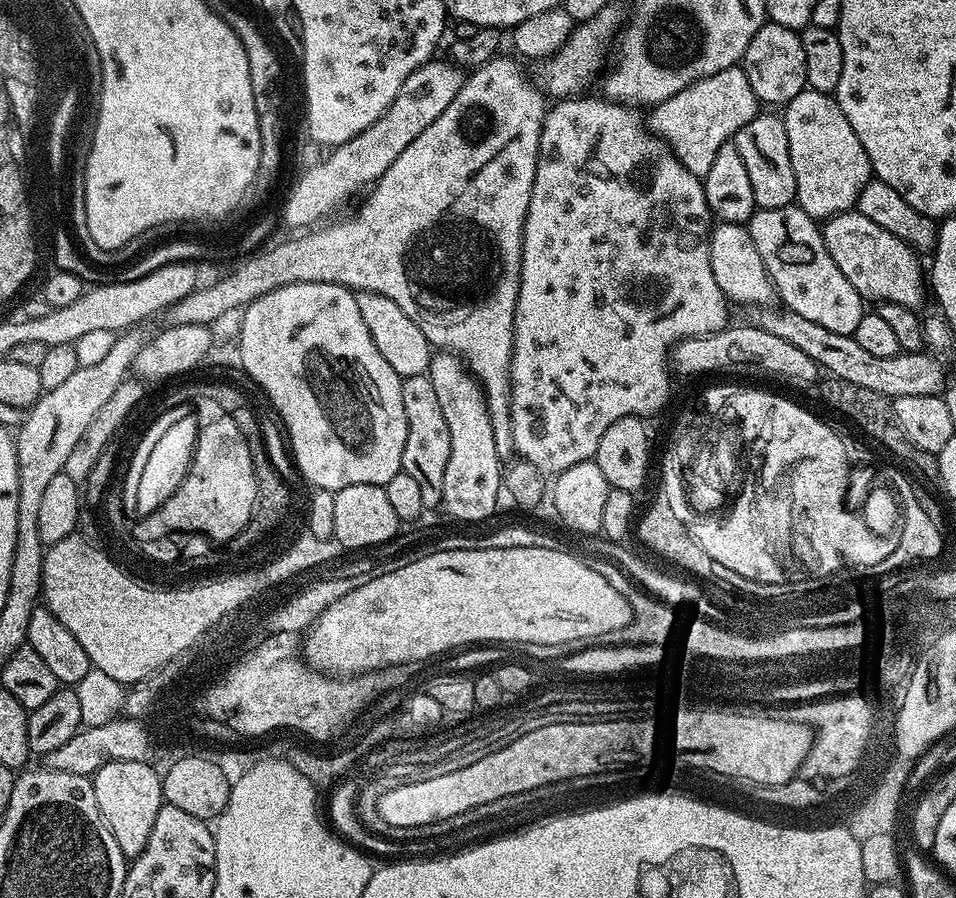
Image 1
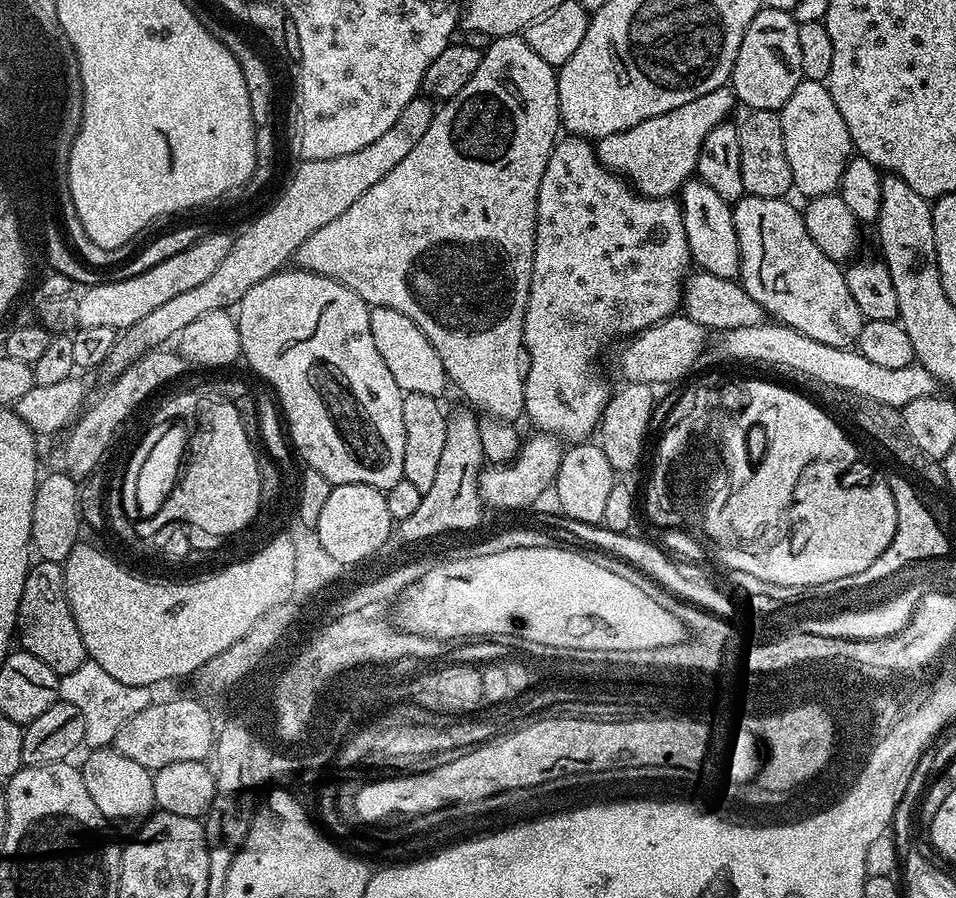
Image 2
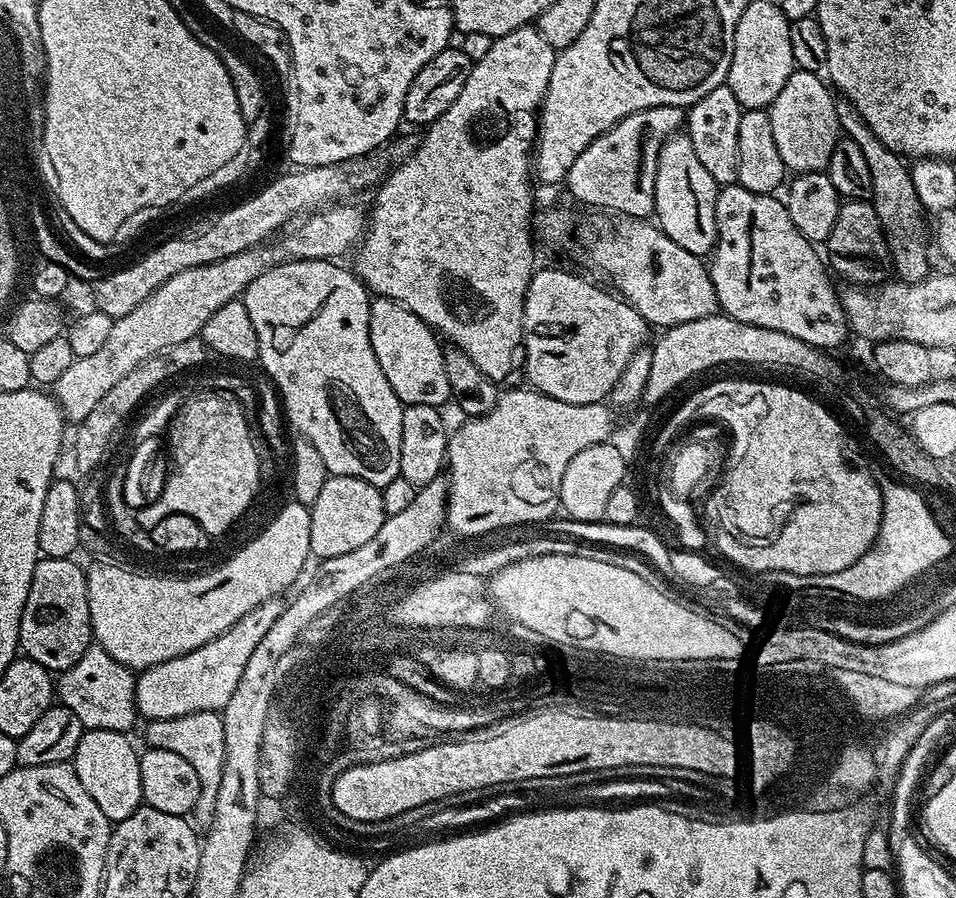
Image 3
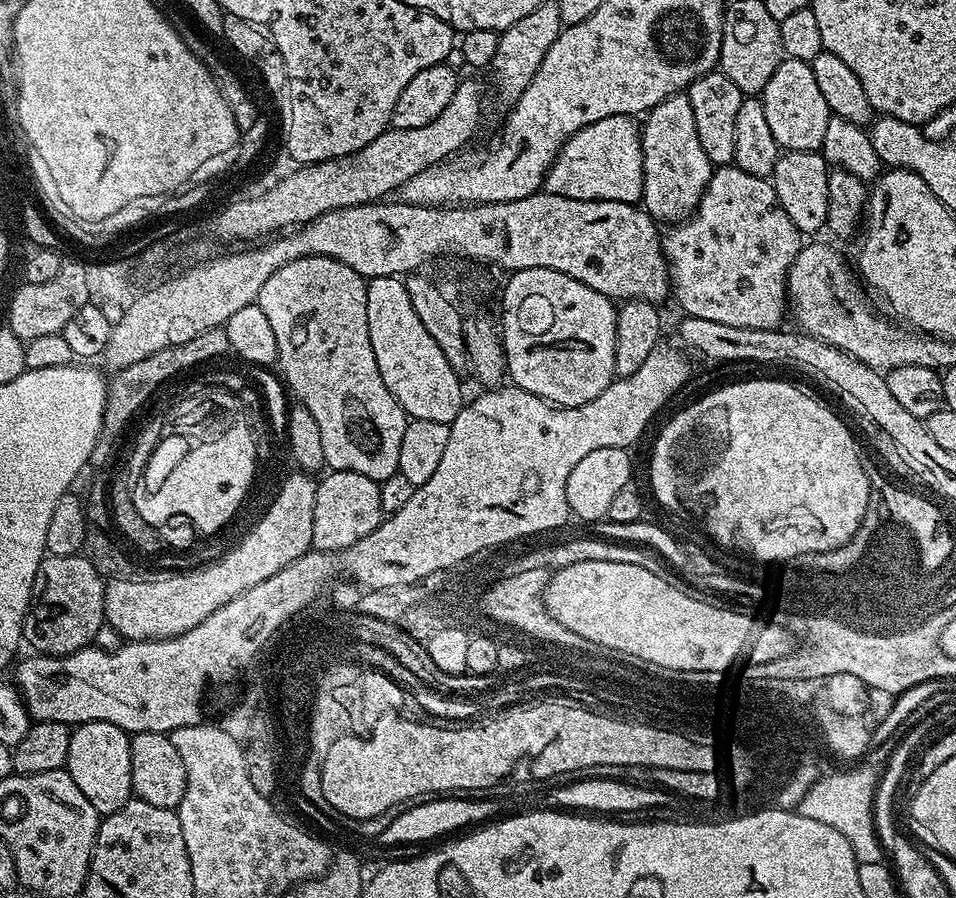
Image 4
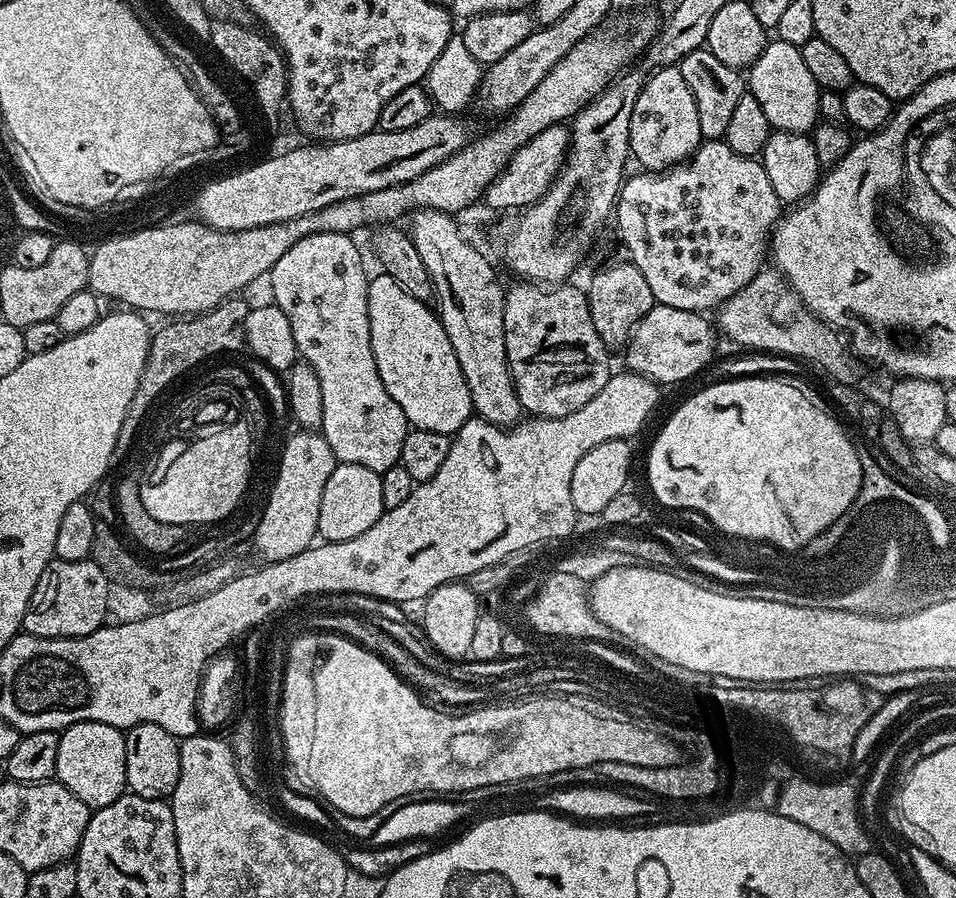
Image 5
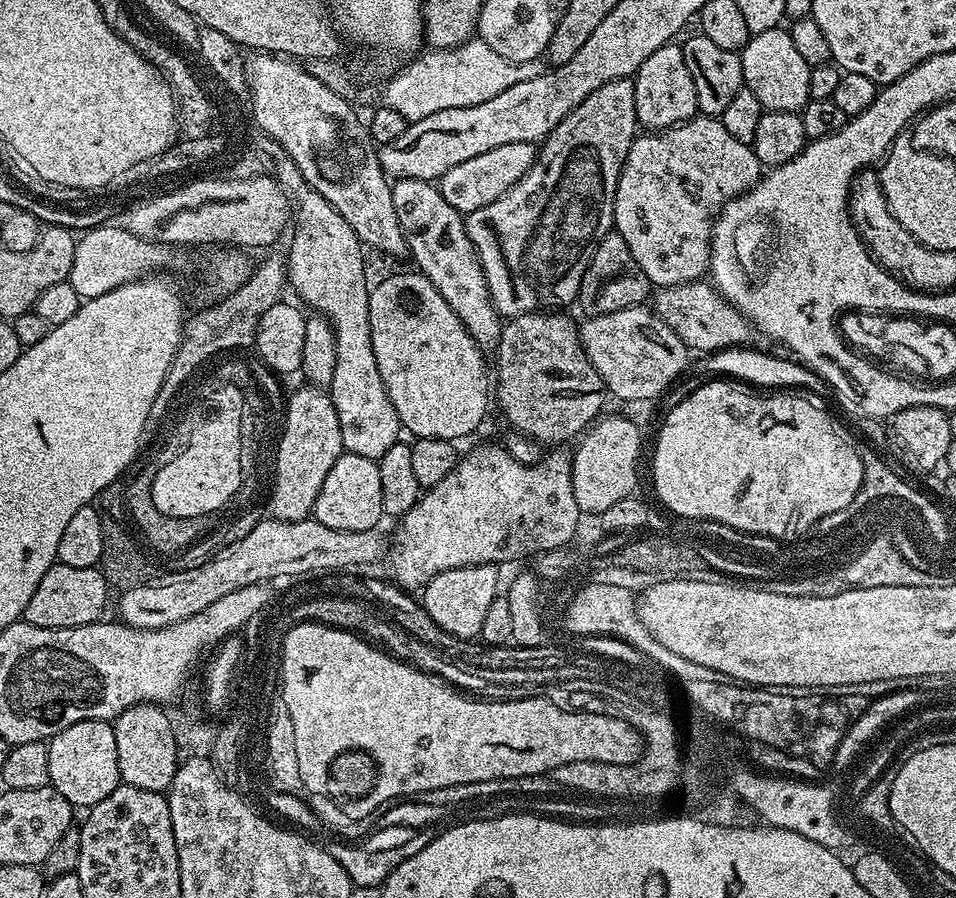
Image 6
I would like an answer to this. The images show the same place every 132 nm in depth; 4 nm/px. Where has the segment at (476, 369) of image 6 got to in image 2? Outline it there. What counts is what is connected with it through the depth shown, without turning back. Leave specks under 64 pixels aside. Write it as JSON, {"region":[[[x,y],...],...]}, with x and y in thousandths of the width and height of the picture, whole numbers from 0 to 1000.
{"region":[[[389,343],[387,372],[391,372],[391,385],[395,385],[395,394],[400,394],[400,403],[404,403],[408,416],[412,416],[412,425],[416,425],[419,437],[463,442],[464,428],[467,432],[470,421],[464,415],[462,399],[458,399],[446,372],[441,372],[441,367],[425,354],[425,350],[416,350],[416,345],[407,343]]]}

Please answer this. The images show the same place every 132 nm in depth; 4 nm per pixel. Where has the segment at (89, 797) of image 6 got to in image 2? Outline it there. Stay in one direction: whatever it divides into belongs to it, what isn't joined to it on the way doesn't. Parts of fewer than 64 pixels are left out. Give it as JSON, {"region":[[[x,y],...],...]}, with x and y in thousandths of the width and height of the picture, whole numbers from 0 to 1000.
{"region":[[[120,832],[98,833],[91,839],[88,851],[84,855],[86,866],[90,871],[90,880],[94,880],[94,889],[98,889],[98,898],[107,902],[107,906],[114,915],[121,913],[152,912],[163,900],[160,861],[156,856],[144,853],[132,840],[123,840]]]}

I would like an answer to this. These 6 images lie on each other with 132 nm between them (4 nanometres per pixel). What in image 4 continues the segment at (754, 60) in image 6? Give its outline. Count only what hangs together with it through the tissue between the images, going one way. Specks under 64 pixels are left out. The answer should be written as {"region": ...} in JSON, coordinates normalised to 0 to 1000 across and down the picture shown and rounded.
{"region":[[[817,67],[814,78],[805,82],[805,91],[801,91],[797,110],[801,136],[817,166],[826,169],[858,169],[860,154],[864,154],[864,136],[868,126],[864,109],[860,109],[860,100],[856,100],[856,90],[851,87],[851,78],[846,68]]]}

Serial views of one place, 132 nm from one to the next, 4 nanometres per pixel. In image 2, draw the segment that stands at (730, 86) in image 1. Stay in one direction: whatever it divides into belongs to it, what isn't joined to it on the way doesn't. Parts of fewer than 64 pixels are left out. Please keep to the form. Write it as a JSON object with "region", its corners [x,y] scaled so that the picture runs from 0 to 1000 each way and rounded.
{"region":[[[765,97],[743,100],[743,105],[734,105],[734,109],[718,114],[718,118],[676,131],[659,145],[631,151],[622,161],[623,175],[637,192],[658,202],[669,217],[706,219],[717,203],[725,199],[738,149],[743,149],[747,140],[758,137],[771,116]]]}

